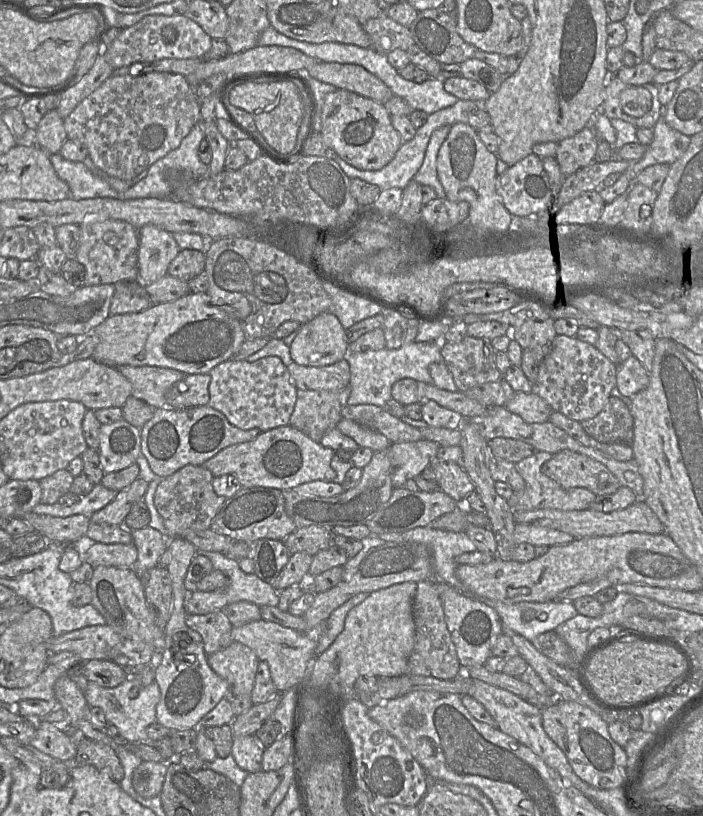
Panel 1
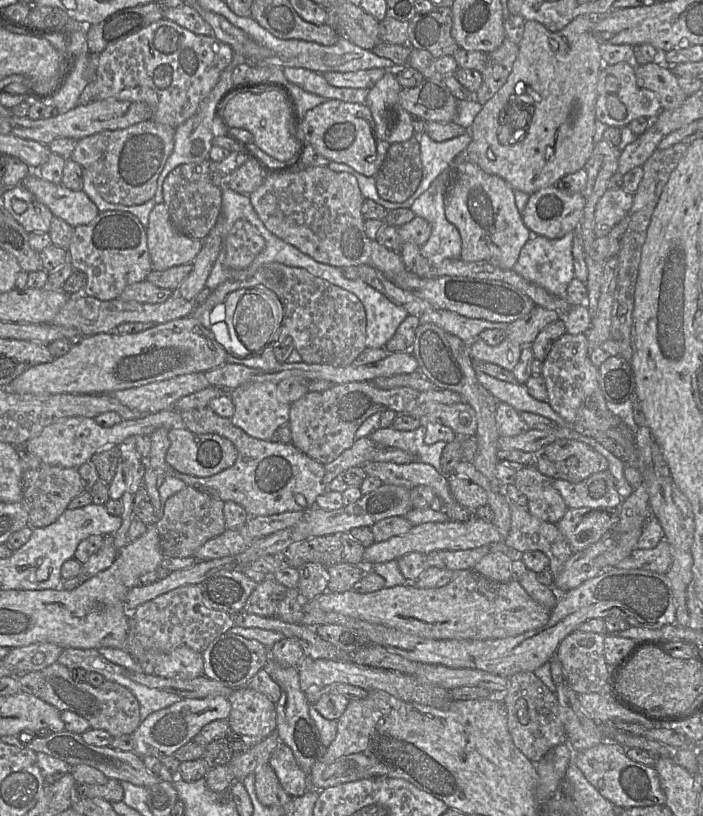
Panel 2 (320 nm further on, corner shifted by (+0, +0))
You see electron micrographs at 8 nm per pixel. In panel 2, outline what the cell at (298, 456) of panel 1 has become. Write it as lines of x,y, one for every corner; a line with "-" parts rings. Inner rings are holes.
208,407
186,411
181,413
181,416
185,429
195,434
217,434
229,439
237,449
237,460
233,466
210,477
182,474
166,462
170,441
168,430
160,428
149,436
151,451
146,460
147,466
157,472
176,477
185,482
187,486
212,489
215,491
215,496
223,502
234,501
241,505
250,518
283,512
309,511
316,507
317,497
328,491
323,483
326,473
325,465
310,458
292,443
285,444
251,437
233,425
229,418
219,416

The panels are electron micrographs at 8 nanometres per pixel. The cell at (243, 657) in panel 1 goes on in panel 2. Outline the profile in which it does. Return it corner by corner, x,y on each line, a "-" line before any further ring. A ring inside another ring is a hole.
244,686
234,689
229,695
228,700
231,703
231,711
227,719
230,730
251,739
252,745
261,742
270,734
276,732
276,703
267,695
249,686

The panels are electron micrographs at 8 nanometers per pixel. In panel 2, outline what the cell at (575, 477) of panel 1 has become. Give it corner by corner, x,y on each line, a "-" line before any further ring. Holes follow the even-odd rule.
558,439
534,453
537,469
552,480
565,480
570,483
580,483
594,473
608,469
607,459
591,446
573,439

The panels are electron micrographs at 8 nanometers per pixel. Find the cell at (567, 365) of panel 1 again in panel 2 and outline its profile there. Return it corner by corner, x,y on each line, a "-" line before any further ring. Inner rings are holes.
566,333
553,343
552,348
542,365
540,375
546,382
548,403
561,418
571,425
574,423
581,405
600,388
599,369
591,362
589,353
589,341
585,333
577,335

